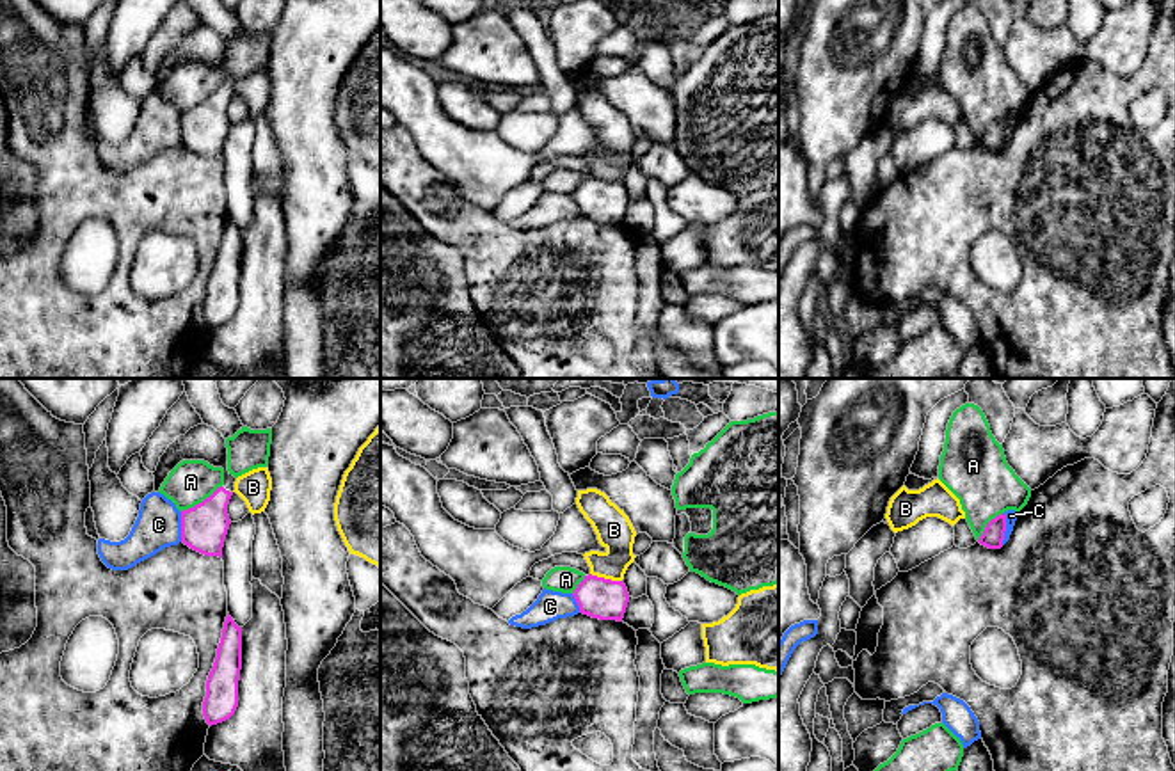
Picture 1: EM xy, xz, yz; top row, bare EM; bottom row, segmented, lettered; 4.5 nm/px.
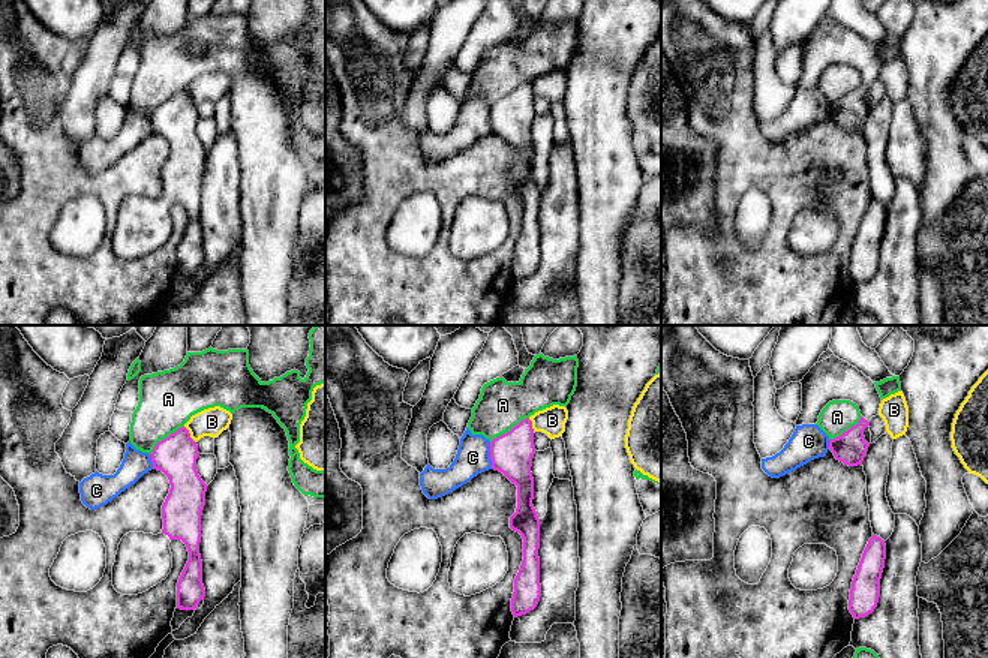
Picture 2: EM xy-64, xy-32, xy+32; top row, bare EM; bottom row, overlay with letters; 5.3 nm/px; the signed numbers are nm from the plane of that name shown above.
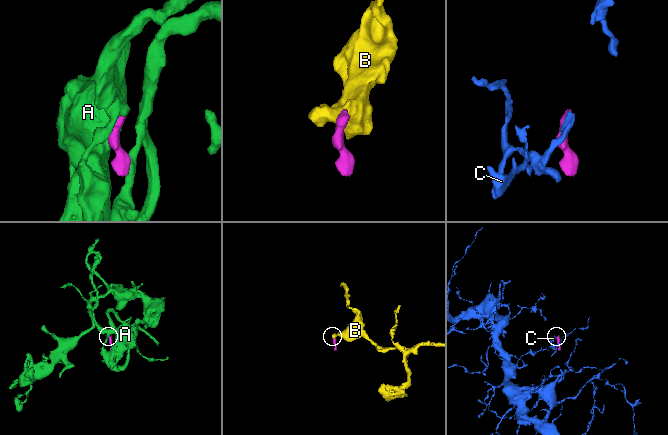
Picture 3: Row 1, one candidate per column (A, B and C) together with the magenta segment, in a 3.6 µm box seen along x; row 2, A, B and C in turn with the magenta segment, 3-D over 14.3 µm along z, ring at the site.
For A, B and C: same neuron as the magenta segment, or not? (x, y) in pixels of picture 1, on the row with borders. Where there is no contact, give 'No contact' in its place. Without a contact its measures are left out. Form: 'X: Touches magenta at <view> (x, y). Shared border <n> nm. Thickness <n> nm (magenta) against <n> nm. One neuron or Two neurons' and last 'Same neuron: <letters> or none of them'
A: Touches magenta at xy (203, 501). Shared border 220 nm. Thickness 200 nm (magenta) against 200 nm. Two neurons
B: Touches magenta at xz (607, 580). Shared border 150 nm. Thickness 190 nm (magenta) against 170 nm. Two neurons
C: Touches magenta at yz (1005, 530). Shared border 140 nm. Thickness 100 nm (magenta) against 50 nm. Two neurons
Same neuron: none of them

